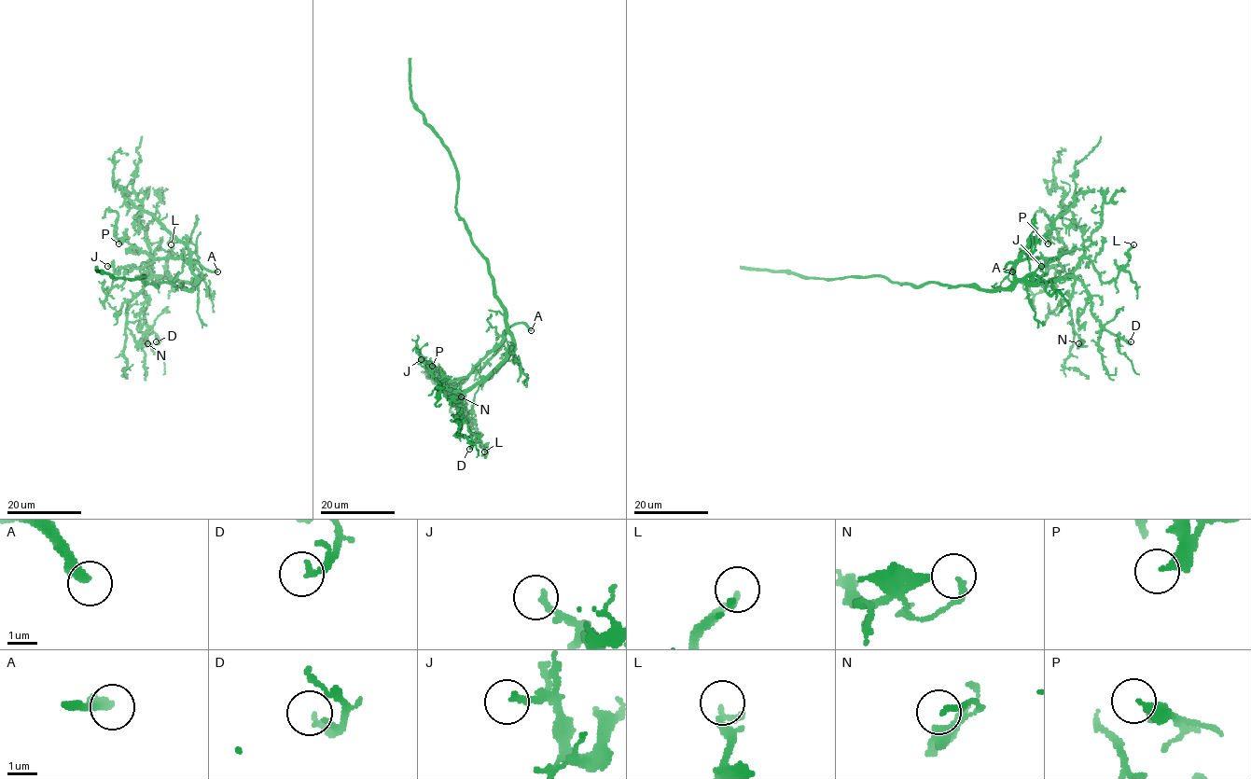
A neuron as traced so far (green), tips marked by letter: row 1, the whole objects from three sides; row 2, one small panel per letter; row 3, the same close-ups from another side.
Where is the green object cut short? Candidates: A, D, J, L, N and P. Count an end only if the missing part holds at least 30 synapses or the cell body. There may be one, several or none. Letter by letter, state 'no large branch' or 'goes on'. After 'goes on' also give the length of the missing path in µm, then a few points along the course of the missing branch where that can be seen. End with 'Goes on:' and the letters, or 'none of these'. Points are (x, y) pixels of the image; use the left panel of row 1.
A: goes on; missing 35 µm; course (217, 271), (224, 268), (235, 269), (259, 277), (277, 279), (286, 285)
D: no large branch
J: no large branch
L: no large branch
N: no large branch
P: no large branch
Goes on: A

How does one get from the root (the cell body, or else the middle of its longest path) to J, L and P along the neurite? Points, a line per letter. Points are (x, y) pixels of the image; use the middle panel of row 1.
J: (494, 294), (504, 309), (504, 322), (508, 330), (468, 375), (455, 381), (440, 382), (436, 368), (421, 359)
L: (494, 294), (504, 309), (511, 348), (486, 376), (463, 395), (467, 427), (478, 437), (484, 452)
P: (494, 294), (504, 309), (504, 322), (508, 328), (502, 340), (455, 384), (447, 384), (432, 366)

